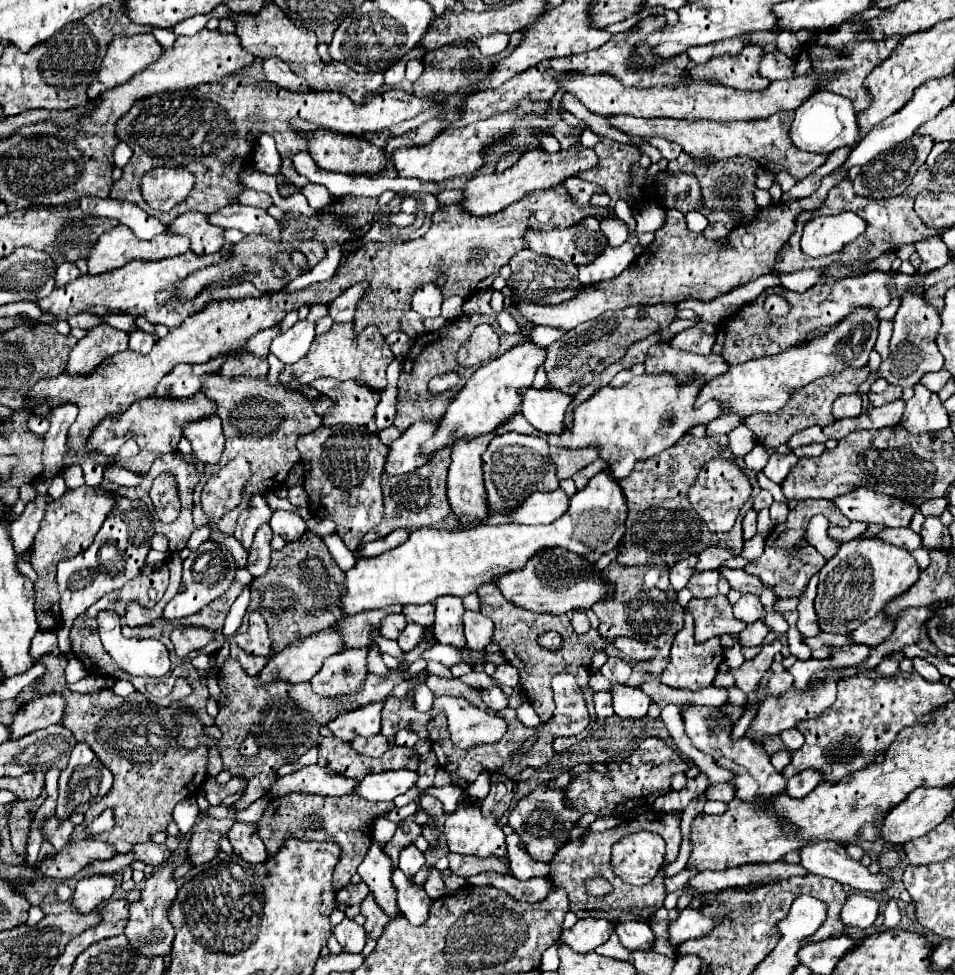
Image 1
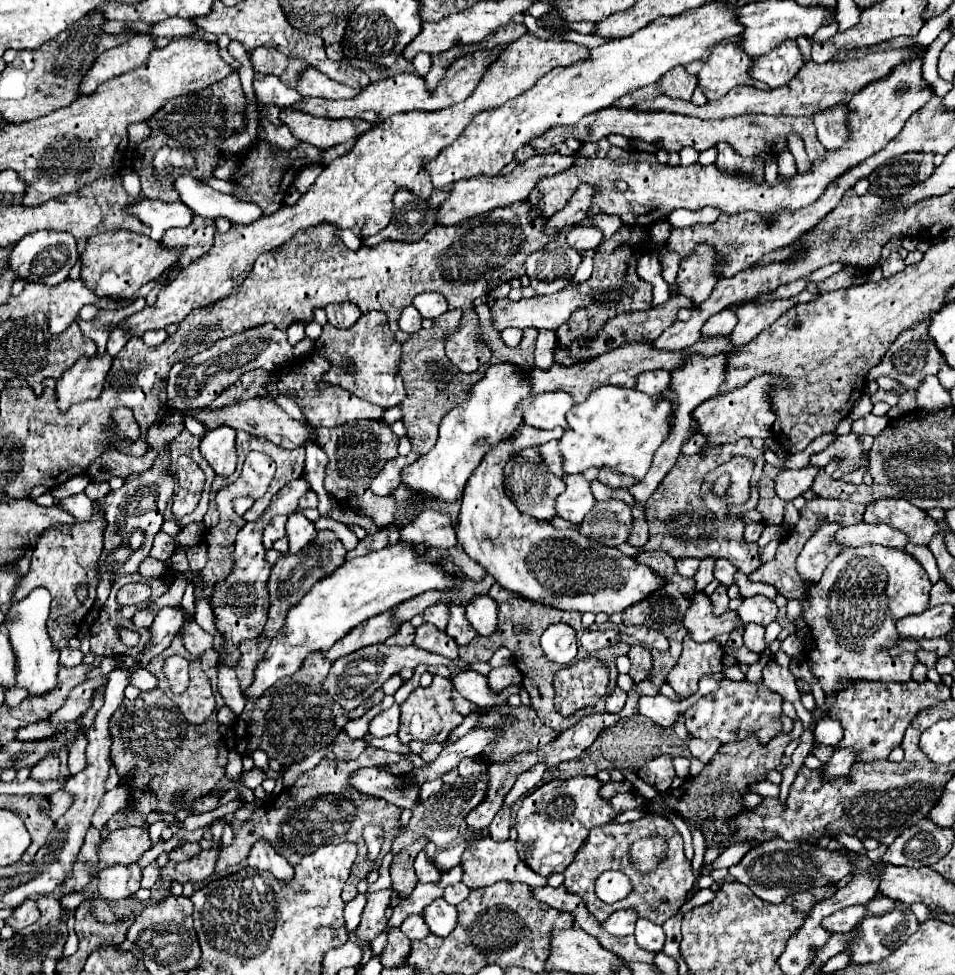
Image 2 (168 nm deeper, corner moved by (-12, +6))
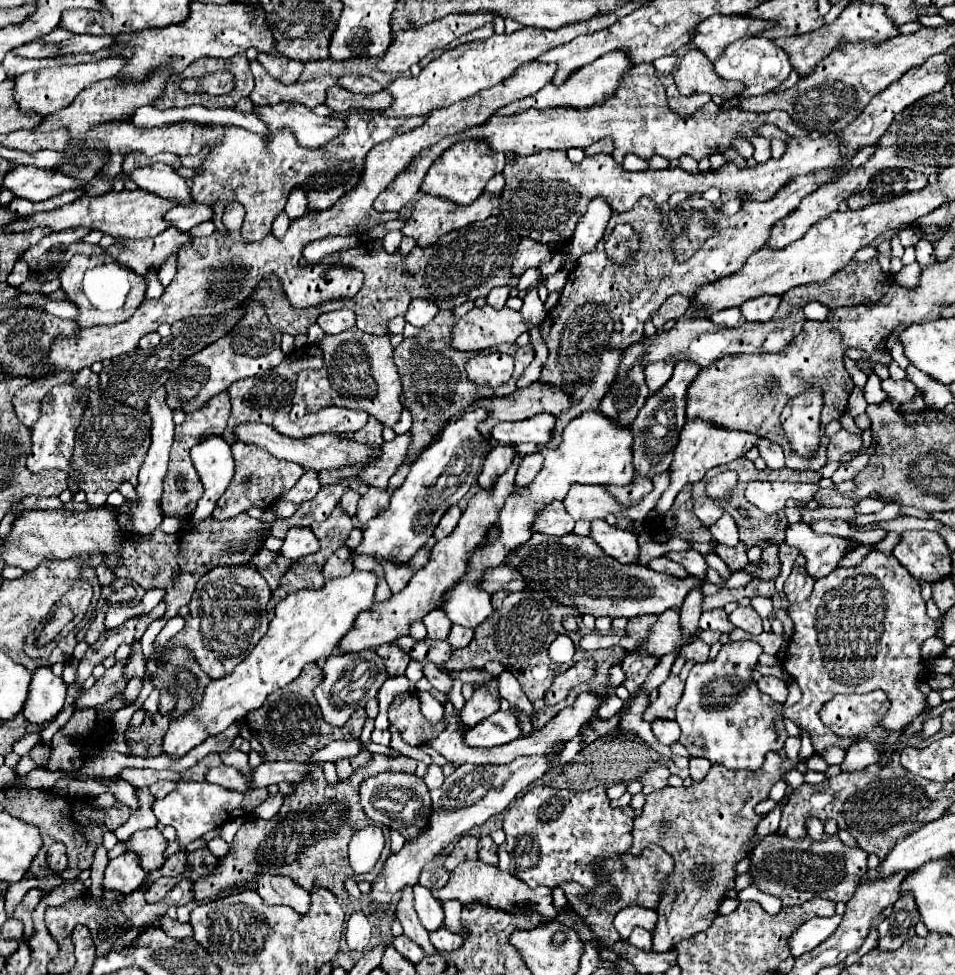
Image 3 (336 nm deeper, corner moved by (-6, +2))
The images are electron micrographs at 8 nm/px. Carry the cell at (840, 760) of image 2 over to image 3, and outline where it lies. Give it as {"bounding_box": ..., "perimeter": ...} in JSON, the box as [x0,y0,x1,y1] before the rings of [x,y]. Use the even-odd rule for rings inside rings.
{"bounding_box":[841,741,883,771],"perimeter":[[[857,741],[849,747],[845,761],[841,765],[843,771],[861,771],[873,763],[879,763],[883,757],[883,747],[873,745],[873,741]]]}

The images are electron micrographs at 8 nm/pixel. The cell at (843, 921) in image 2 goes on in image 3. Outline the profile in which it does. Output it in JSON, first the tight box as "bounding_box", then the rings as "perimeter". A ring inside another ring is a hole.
{"bounding_box":[789,915,841,957],"perimeter":[[[841,915],[833,917],[815,917],[811,921],[805,921],[797,927],[793,937],[789,937],[789,949],[793,957],[799,957],[803,953],[813,951],[819,943],[823,943],[829,935],[835,933],[835,929],[841,923]]]}

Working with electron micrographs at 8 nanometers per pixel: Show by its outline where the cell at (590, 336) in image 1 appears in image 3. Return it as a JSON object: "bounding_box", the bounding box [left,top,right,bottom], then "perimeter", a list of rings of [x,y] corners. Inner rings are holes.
{"bounding_box":[653,295,691,329],"perimeter":[[[671,295],[671,297],[659,307],[659,311],[655,313],[653,325],[659,329],[665,321],[669,321],[669,319],[679,319],[683,313],[687,313],[689,303],[691,303],[691,301],[689,301],[685,295]]]}

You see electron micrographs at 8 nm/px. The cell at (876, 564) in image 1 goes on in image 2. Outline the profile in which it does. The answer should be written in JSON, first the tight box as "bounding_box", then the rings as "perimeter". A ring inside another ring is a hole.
{"bounding_box":[803,545,931,693],"perimeter":[[[861,545],[859,549],[845,549],[839,557],[835,557],[823,571],[823,577],[819,583],[815,583],[809,593],[805,595],[803,605],[803,617],[807,625],[811,627],[811,633],[815,637],[815,645],[807,655],[807,661],[815,673],[815,677],[821,681],[823,691],[831,693],[841,679],[861,681],[861,679],[873,679],[873,681],[909,681],[911,679],[911,667],[915,665],[917,656],[912,652],[903,652],[891,657],[887,653],[879,653],[879,647],[891,647],[891,641],[897,639],[895,621],[903,615],[923,613],[929,607],[929,589],[931,581],[927,573],[921,569],[921,563],[911,557],[903,549],[887,549],[883,545]]]}

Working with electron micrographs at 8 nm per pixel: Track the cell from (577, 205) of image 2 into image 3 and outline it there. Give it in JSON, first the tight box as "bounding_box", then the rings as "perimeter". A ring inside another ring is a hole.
{"bounding_box":[511,239,551,277],"perimeter":[[[521,239],[511,261],[511,275],[521,277],[527,269],[539,267],[539,263],[547,257],[551,257],[551,253],[547,253],[547,245],[541,245],[533,239]]]}

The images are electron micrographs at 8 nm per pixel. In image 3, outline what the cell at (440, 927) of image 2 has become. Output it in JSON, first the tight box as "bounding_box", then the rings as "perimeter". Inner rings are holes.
{"bounding_box":[431,927,463,953],"perimeter":[[[441,927],[437,933],[431,933],[431,943],[435,945],[437,951],[445,951],[445,953],[451,953],[451,951],[457,951],[461,949],[461,943],[463,939],[459,935],[453,935],[449,933],[445,927]]]}

